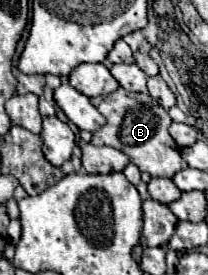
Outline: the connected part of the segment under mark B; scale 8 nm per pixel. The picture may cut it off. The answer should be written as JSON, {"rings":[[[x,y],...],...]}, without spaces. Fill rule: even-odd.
{"rings":[[[117,89],[105,97],[93,97],[91,103],[105,115],[107,123],[99,131],[93,133],[91,145],[109,145],[125,155],[139,167],[139,171],[149,173],[151,177],[173,177],[177,171],[185,169],[187,163],[179,155],[179,147],[169,135],[171,117],[167,111],[157,105],[145,93],[131,93],[125,89]]]}

